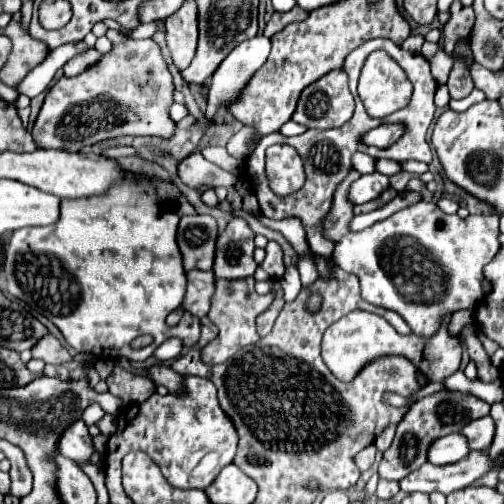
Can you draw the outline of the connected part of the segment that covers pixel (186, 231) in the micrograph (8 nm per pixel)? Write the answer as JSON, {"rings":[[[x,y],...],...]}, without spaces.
{"rings":[[[210,214],[182,216],[178,226],[178,246],[186,270],[212,270],[218,240],[218,222]]]}

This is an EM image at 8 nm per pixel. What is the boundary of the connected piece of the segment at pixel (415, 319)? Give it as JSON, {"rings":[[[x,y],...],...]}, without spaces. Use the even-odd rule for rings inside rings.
{"rings":[[[352,170],[338,186],[324,228],[330,240],[336,242],[332,260],[344,272],[360,278],[362,298],[370,304],[398,312],[412,332],[420,336],[434,334],[442,314],[476,308],[484,298],[484,266],[500,250],[500,218],[494,214],[468,218],[458,218],[458,214],[448,216],[434,202],[422,200],[370,228],[352,232],[350,220],[354,218],[354,206],[350,206],[346,190],[350,190],[350,182],[360,176],[360,172]]]}

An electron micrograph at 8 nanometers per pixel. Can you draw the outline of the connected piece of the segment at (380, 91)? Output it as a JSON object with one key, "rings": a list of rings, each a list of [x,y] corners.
{"rings":[[[383,50],[366,59],[357,91],[366,112],[376,118],[404,108],[412,96],[412,86],[404,70]]]}

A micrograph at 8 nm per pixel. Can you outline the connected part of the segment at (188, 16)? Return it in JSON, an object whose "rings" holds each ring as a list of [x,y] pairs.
{"rings":[[[184,2],[182,8],[166,18],[166,40],[174,64],[184,70],[190,66],[198,46],[198,9],[196,2]]]}

